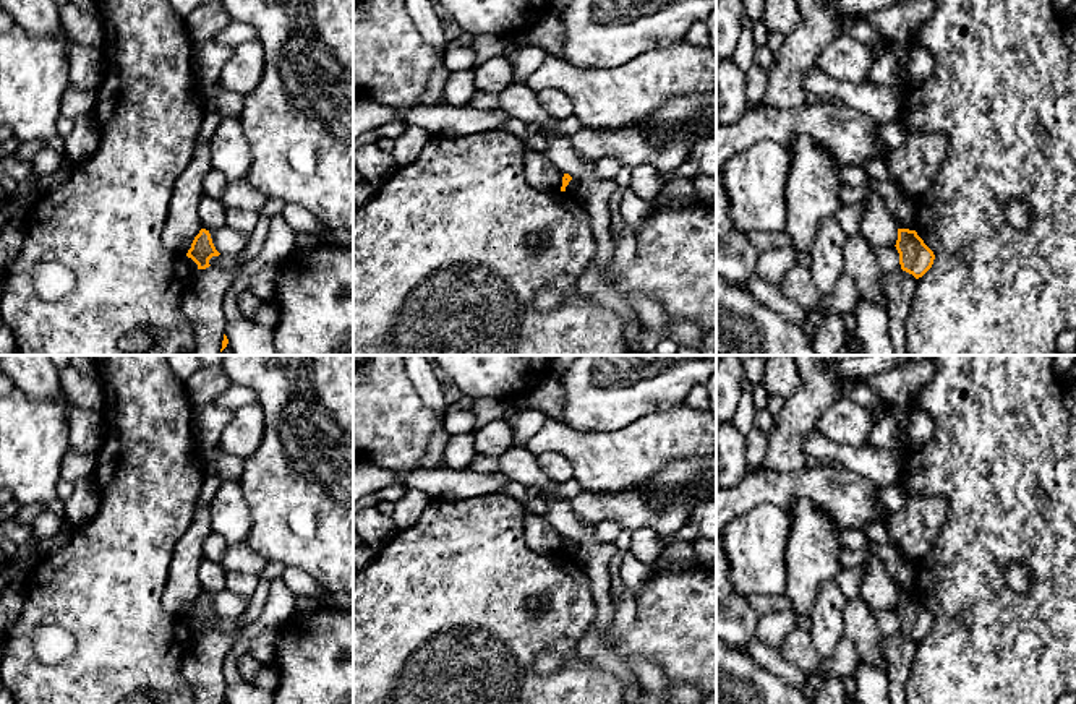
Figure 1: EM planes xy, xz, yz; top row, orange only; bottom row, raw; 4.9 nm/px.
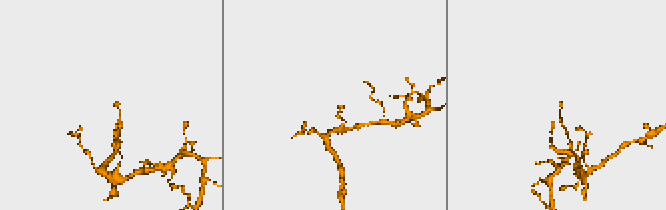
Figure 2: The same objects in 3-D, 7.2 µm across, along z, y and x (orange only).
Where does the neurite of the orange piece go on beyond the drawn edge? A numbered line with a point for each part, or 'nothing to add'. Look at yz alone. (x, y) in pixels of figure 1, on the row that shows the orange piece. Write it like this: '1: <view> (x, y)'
nothing to add

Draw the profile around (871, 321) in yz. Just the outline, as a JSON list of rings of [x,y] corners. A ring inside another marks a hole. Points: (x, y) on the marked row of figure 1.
[[[859,297],[852,313],[852,324],[867,355],[895,355],[885,308],[869,298]]]

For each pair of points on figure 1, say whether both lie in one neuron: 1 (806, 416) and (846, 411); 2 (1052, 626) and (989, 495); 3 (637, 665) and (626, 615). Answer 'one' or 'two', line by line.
1: two
2: one
3: one

